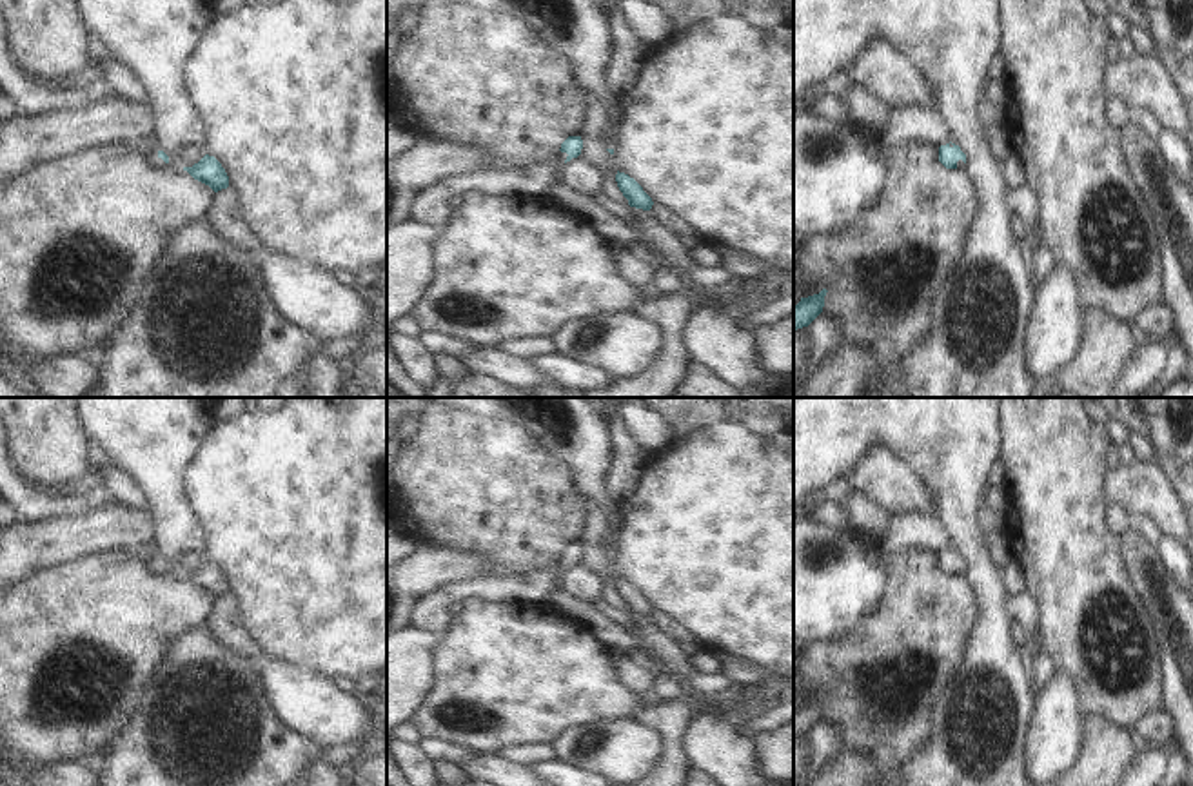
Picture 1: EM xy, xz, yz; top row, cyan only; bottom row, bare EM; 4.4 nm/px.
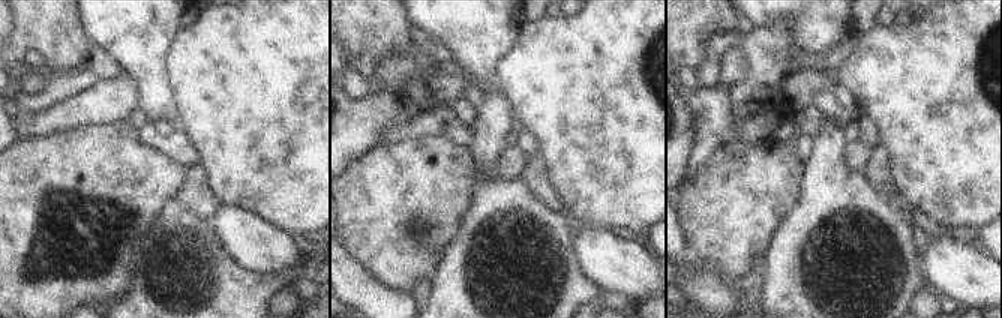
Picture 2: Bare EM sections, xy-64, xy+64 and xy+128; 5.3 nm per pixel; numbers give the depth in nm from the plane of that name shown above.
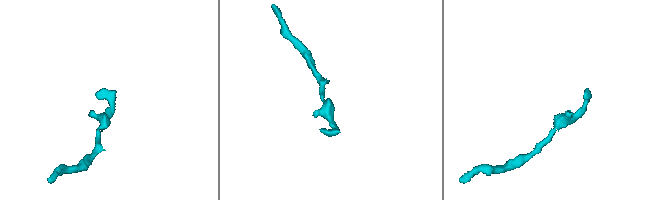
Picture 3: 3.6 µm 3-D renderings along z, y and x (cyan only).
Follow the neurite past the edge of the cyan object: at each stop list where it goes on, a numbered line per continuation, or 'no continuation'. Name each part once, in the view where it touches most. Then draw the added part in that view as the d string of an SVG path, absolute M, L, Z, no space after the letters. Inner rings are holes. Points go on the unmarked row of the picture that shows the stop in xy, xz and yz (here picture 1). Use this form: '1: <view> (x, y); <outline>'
1: xz (431, 612); M559 557L543 570L510 575L483 574L474 579L449 583L416 601L409 624L432 634L443 634L452 623L449 606L452 603L463 603L467 597L479 597L492 604L508 601L547 601L550 590L557 586L563 577L567 563L567 559Z

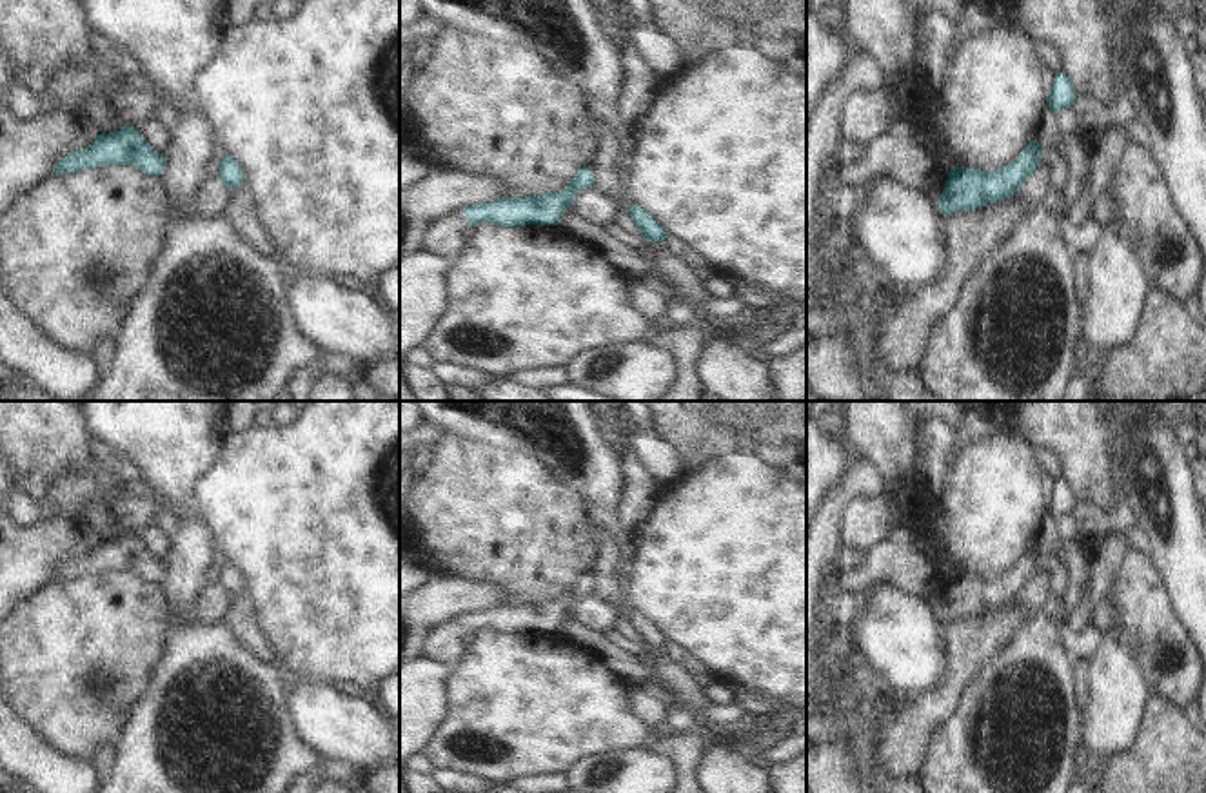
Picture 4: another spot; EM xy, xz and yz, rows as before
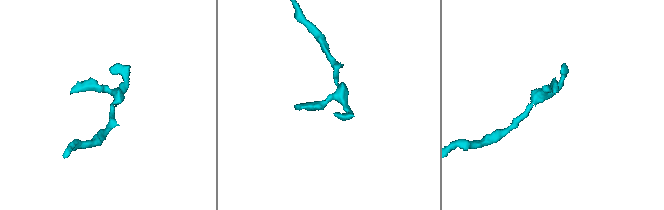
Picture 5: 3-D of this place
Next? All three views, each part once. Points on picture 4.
1: xz (444, 643); M454 617L427 633L421 655L454 666L467 650L465 635L470 631L463 617Z

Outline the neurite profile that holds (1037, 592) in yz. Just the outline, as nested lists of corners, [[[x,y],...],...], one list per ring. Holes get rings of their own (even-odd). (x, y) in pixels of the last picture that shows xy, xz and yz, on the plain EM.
[[[1039,572],[1033,581],[1026,584],[1026,588],[1017,595],[1015,602],[1021,608],[1030,610],[1032,613],[1039,613],[1043,604],[1053,597],[1050,588],[1052,577],[1048,572]]]

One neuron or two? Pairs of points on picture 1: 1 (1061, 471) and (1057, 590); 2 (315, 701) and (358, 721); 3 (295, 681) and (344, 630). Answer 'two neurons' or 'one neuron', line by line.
1: one neuron
2: one neuron
3: two neurons

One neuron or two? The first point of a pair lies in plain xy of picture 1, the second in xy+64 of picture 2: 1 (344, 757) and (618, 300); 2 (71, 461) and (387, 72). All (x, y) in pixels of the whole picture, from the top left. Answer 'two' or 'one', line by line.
1: one
2: two

